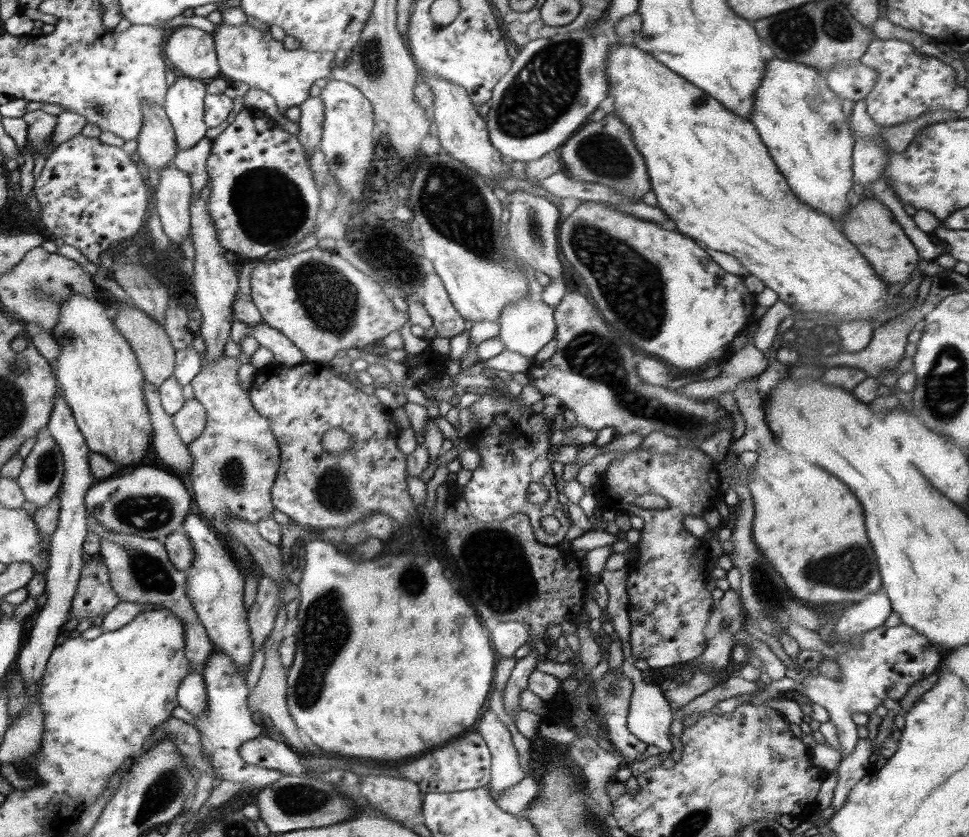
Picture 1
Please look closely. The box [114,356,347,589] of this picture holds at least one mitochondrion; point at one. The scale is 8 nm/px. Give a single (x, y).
(233, 474)

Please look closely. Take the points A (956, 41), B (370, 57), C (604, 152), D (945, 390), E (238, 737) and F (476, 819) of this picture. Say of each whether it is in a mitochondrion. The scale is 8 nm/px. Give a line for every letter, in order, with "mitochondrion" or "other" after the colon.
A: other
B: mitochondrion
C: mitochondrion
D: mitochondrion
E: other
F: other

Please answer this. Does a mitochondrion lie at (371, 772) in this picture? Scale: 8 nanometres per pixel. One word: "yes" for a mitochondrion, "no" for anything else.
no

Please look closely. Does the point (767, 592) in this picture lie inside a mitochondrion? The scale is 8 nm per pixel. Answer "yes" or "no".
yes

